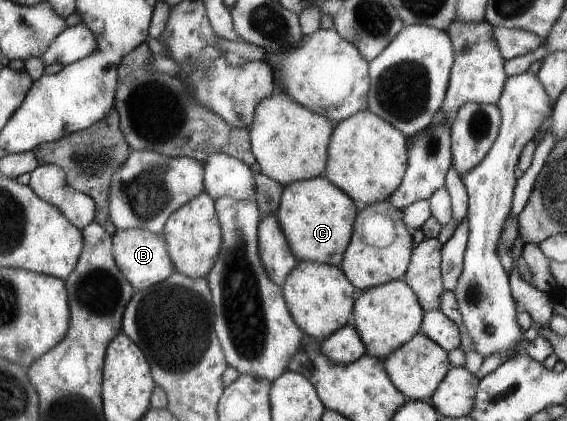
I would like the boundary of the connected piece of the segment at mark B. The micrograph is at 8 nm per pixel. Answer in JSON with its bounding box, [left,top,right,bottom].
[112,229,175,290]

